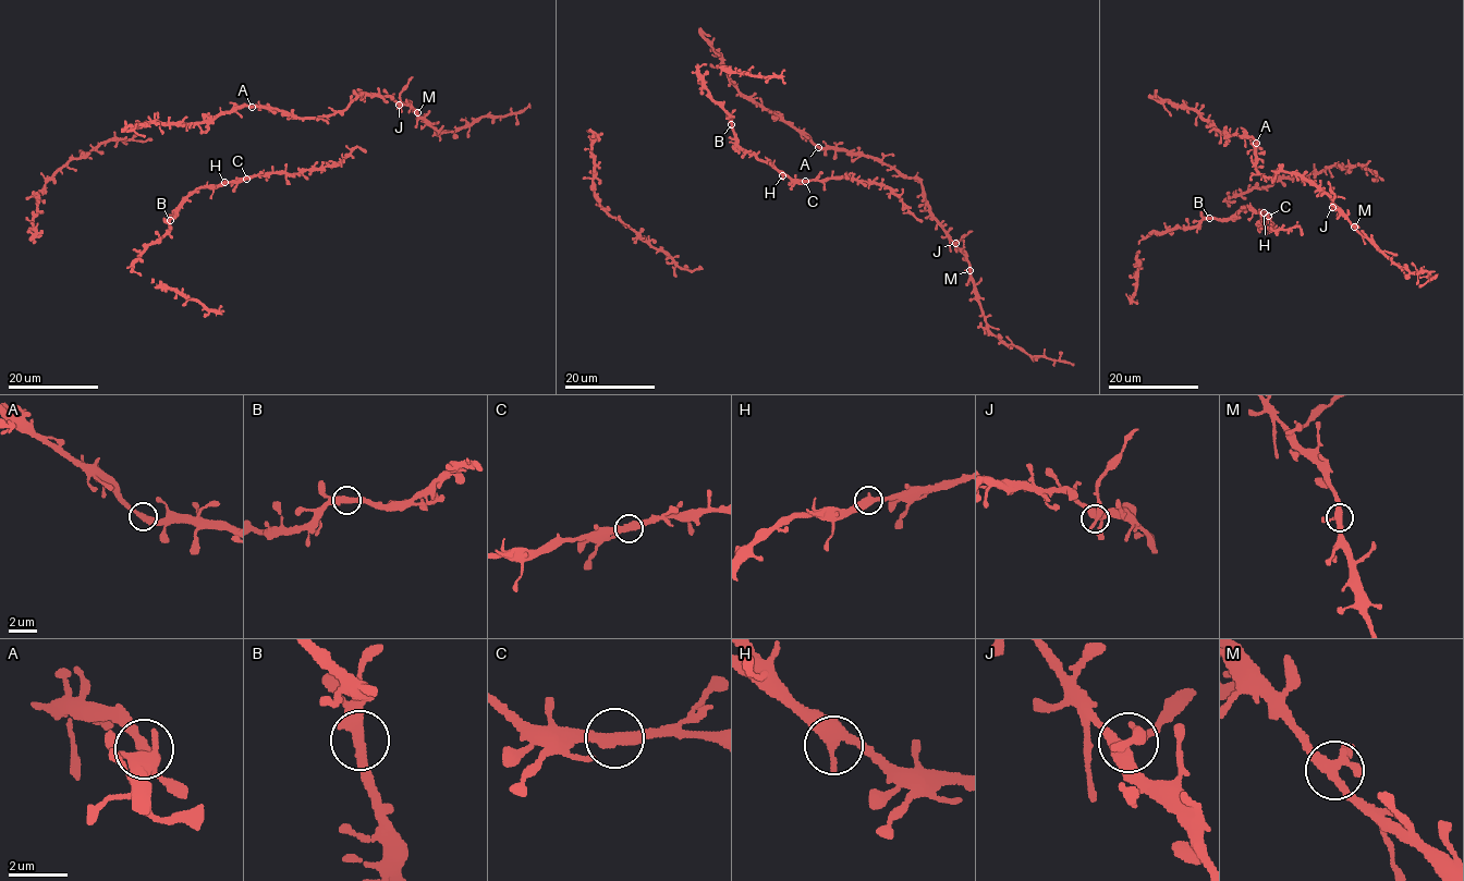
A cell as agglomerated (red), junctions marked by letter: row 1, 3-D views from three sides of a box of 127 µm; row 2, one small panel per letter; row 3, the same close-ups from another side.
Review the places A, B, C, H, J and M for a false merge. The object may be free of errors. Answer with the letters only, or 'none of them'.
none of them

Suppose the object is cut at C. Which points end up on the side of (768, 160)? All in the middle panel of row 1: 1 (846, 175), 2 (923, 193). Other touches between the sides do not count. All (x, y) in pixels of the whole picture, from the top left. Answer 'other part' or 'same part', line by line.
1: other part
2: same part

